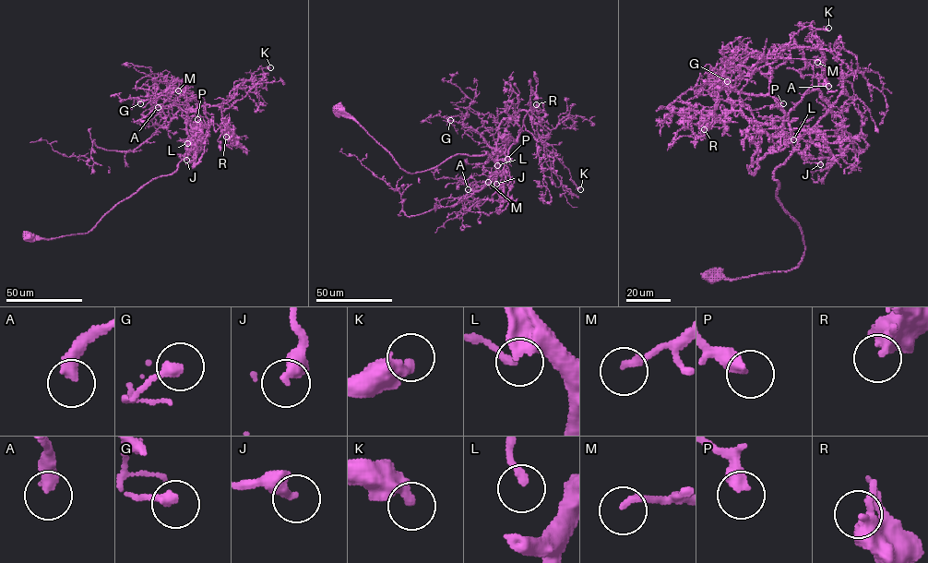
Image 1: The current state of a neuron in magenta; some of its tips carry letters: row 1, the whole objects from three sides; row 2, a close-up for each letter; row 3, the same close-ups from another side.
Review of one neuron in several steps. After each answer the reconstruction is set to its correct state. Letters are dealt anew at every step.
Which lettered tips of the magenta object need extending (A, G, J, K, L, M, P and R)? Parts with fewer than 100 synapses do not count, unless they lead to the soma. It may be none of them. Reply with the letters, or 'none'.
P

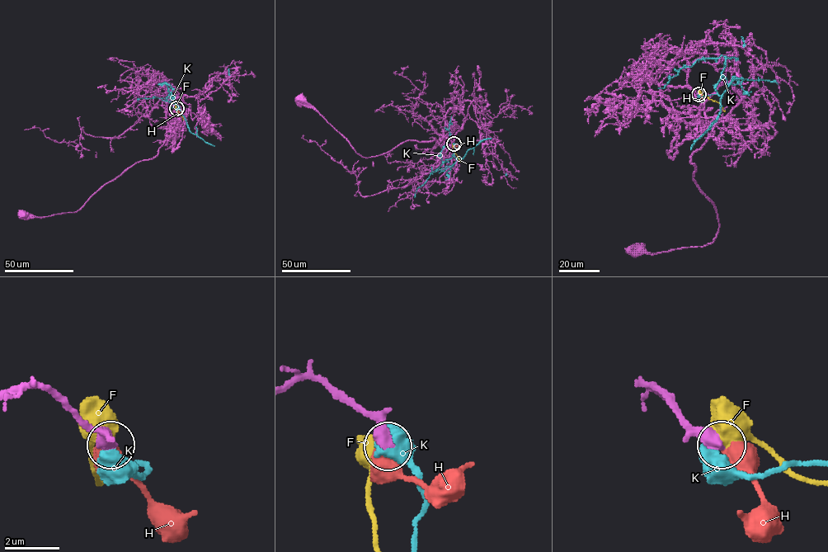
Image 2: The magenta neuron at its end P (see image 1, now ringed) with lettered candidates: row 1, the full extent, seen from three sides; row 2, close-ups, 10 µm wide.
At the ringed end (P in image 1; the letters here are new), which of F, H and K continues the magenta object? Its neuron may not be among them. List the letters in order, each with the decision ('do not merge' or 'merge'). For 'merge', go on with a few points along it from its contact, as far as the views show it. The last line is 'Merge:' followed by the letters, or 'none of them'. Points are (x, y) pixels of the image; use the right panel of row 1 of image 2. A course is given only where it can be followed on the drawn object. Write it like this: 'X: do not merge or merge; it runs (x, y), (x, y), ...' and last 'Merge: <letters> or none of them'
F: do not merge
H: do not merge
K: do not merge
Merge: none of them

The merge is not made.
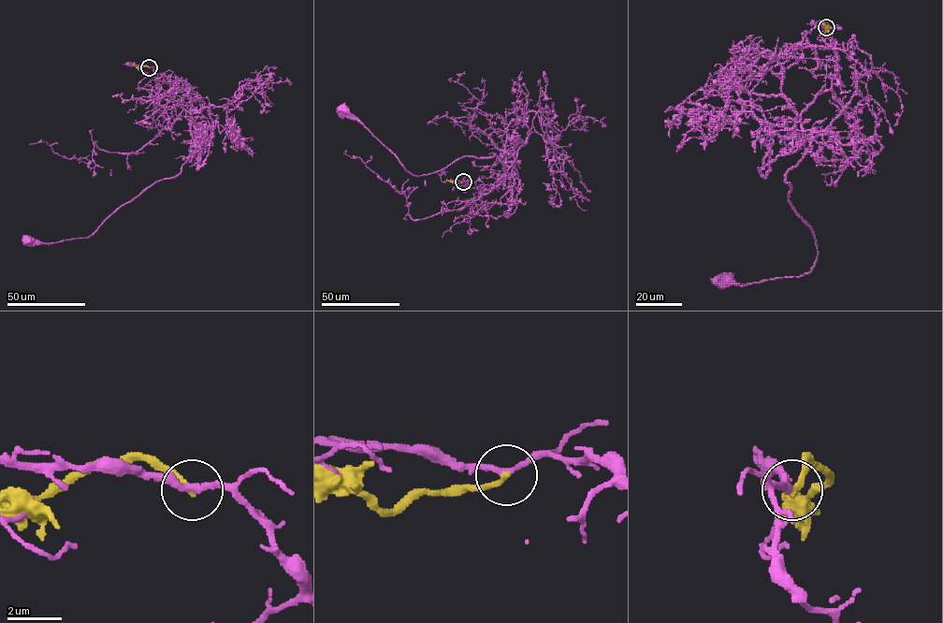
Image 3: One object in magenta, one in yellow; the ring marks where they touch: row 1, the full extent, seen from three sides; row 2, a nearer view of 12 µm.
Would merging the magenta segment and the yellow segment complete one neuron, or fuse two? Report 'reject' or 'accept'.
reject

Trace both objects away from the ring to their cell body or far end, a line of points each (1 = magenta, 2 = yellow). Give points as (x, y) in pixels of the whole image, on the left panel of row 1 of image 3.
1: (149, 67), (169, 79), (174, 99), (190, 114), (194, 144), (181, 172), (146, 187), (90, 237), (27, 239)
2: (149, 67), (137, 67), (132, 65)

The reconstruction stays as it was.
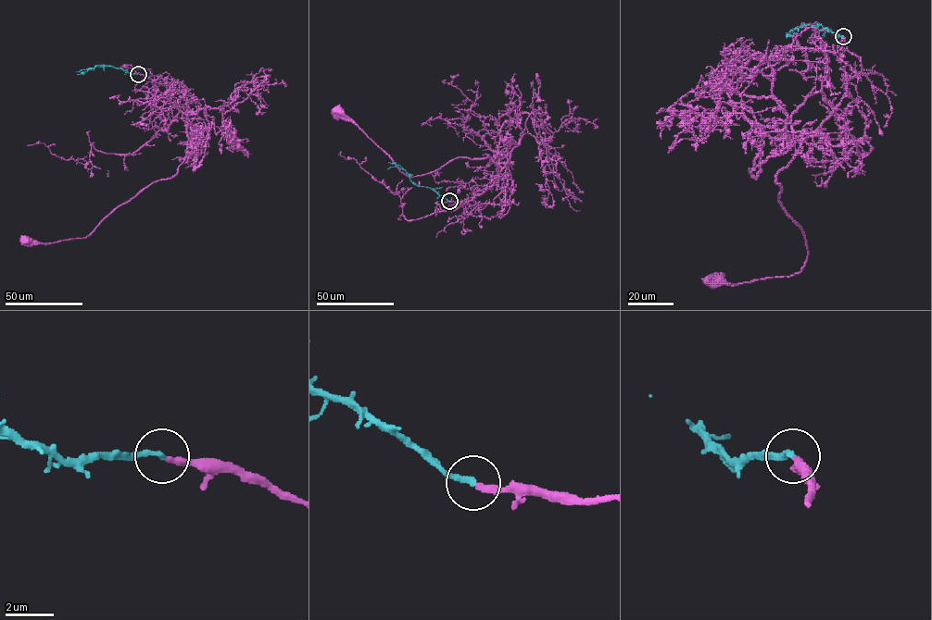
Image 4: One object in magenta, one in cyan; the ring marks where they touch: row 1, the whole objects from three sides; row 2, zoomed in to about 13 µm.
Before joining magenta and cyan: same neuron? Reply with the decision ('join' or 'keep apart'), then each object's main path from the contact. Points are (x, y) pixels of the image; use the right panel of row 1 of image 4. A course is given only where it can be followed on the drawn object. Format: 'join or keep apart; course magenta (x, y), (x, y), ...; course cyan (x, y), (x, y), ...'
join; course magenta (843, 36), (862, 70), (776, 176), (779, 201), (803, 230), (805, 264), (794, 275), (736, 284), (712, 279); course cyan (843, 36), (837, 36), (822, 25), (805, 24), (790, 31), (787, 37)

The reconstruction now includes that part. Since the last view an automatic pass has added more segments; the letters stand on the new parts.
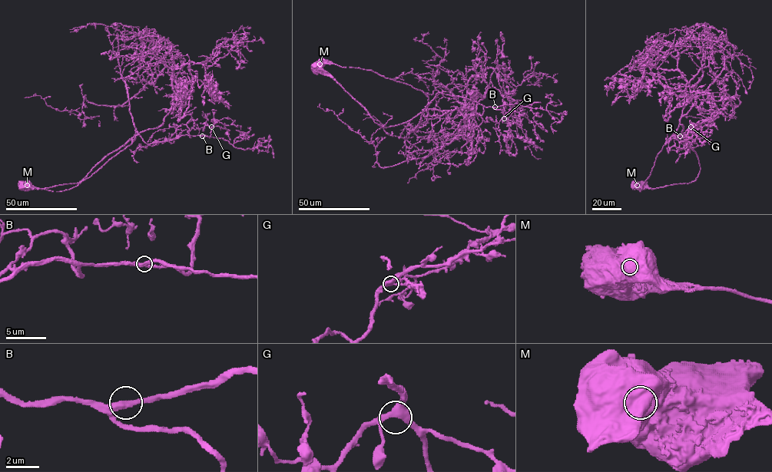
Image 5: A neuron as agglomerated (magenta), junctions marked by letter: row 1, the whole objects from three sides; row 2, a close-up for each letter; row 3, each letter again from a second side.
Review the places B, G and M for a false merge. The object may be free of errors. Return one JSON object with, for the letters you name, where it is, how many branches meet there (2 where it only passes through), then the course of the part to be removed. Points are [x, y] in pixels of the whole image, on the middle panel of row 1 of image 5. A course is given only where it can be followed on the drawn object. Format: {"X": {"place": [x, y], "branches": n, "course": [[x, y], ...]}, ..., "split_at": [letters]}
{"M": {"place": [319, 64], "branches": 1, "course": [[319, 64], [371, 70], [422, 90], [428, 105], [418, 125], [410, 130], [446, 113], [441, 125], [449, 140]]}, "split_at": ["M"]}

